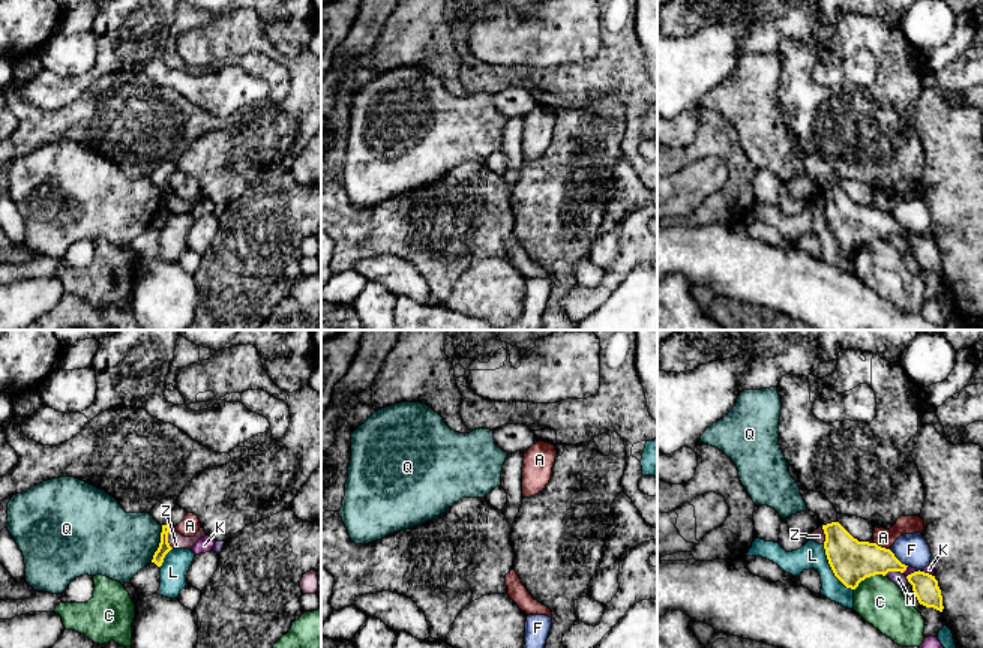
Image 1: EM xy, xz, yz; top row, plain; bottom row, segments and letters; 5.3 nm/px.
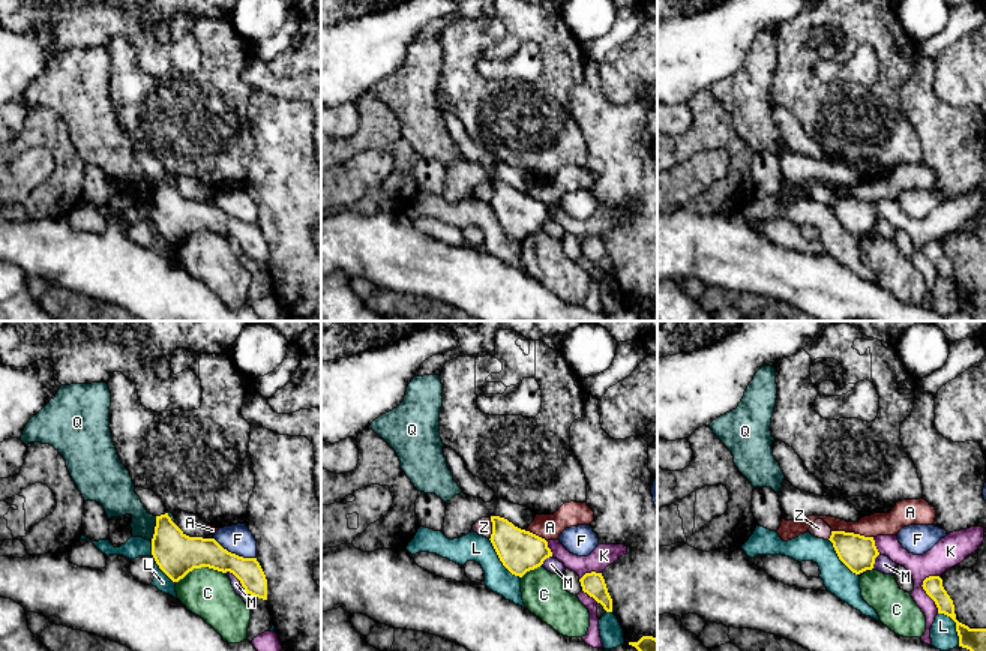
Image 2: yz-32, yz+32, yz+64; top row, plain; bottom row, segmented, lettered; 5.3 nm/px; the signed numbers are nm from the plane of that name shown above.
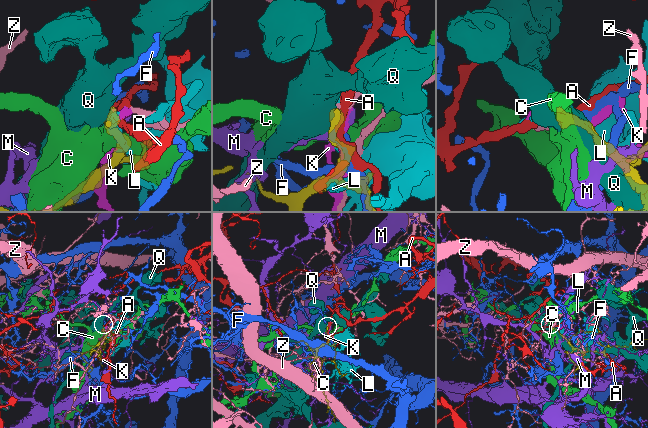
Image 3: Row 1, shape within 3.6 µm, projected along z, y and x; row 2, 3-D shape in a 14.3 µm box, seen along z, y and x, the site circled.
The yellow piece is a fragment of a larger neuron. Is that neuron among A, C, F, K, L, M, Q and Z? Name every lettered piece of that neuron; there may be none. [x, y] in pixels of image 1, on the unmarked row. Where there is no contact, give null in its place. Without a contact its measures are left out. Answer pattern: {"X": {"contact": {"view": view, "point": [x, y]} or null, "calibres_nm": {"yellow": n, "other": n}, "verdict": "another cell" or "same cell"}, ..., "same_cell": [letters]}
{"A": {"contact": {"view": "yz", "point": [880, 210]}, "calibres_nm": {"yellow": 220, "other": 100}, "verdict": "another cell"}, "C": {"contact": {"view": "yz", "point": [868, 240]}, "calibres_nm": {"yellow": 220, "other": 260}, "verdict": "another cell"}, "F": {"contact": {"view": "yz", "point": [898, 224]}, "calibres_nm": {"yellow": 220, "other": 180}, "verdict": "another cell"}, "K": {"contact": {"view": "yz", "point": [920, 236]}, "calibres_nm": {"yellow": 140, "other": 50}, "verdict": "another cell"}, "L": {"contact": {"view": "yz", "point": [832, 233]}, "calibres_nm": {"yellow": 220, "other": 140}, "verdict": "another cell"}, "M": {"contact": {"view": "yz", "point": [893, 234]}, "calibres_nm": {"yellow": 220, "other": 70}, "verdict": "another cell"}, "Q": {"contact": {"view": "xy", "point": [159, 207]}, "calibres_nm": {"yellow": 70, "other": 360}, "verdict": "another cell"}, "Z": {"contact": {"view": "xy", "point": [167, 201]}, "calibres_nm": {"yellow": 70, "other": 90}, "verdict": "another cell"}, "same_cell": []}

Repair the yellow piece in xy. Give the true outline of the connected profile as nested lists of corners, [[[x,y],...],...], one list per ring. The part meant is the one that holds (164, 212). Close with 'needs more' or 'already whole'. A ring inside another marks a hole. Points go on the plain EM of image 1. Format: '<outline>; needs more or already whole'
[[[177,160],[164,162],[150,176],[153,183],[162,190],[161,207],[152,224],[152,226],[155,226],[158,231],[162,230],[165,219],[173,213],[168,207],[168,196],[171,194],[168,182],[173,172],[177,170],[176,164]]]; needs more

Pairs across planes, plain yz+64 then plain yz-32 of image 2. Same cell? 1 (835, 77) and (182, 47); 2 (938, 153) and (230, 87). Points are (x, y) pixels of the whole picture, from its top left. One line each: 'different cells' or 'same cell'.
1: same cell
2: different cells

